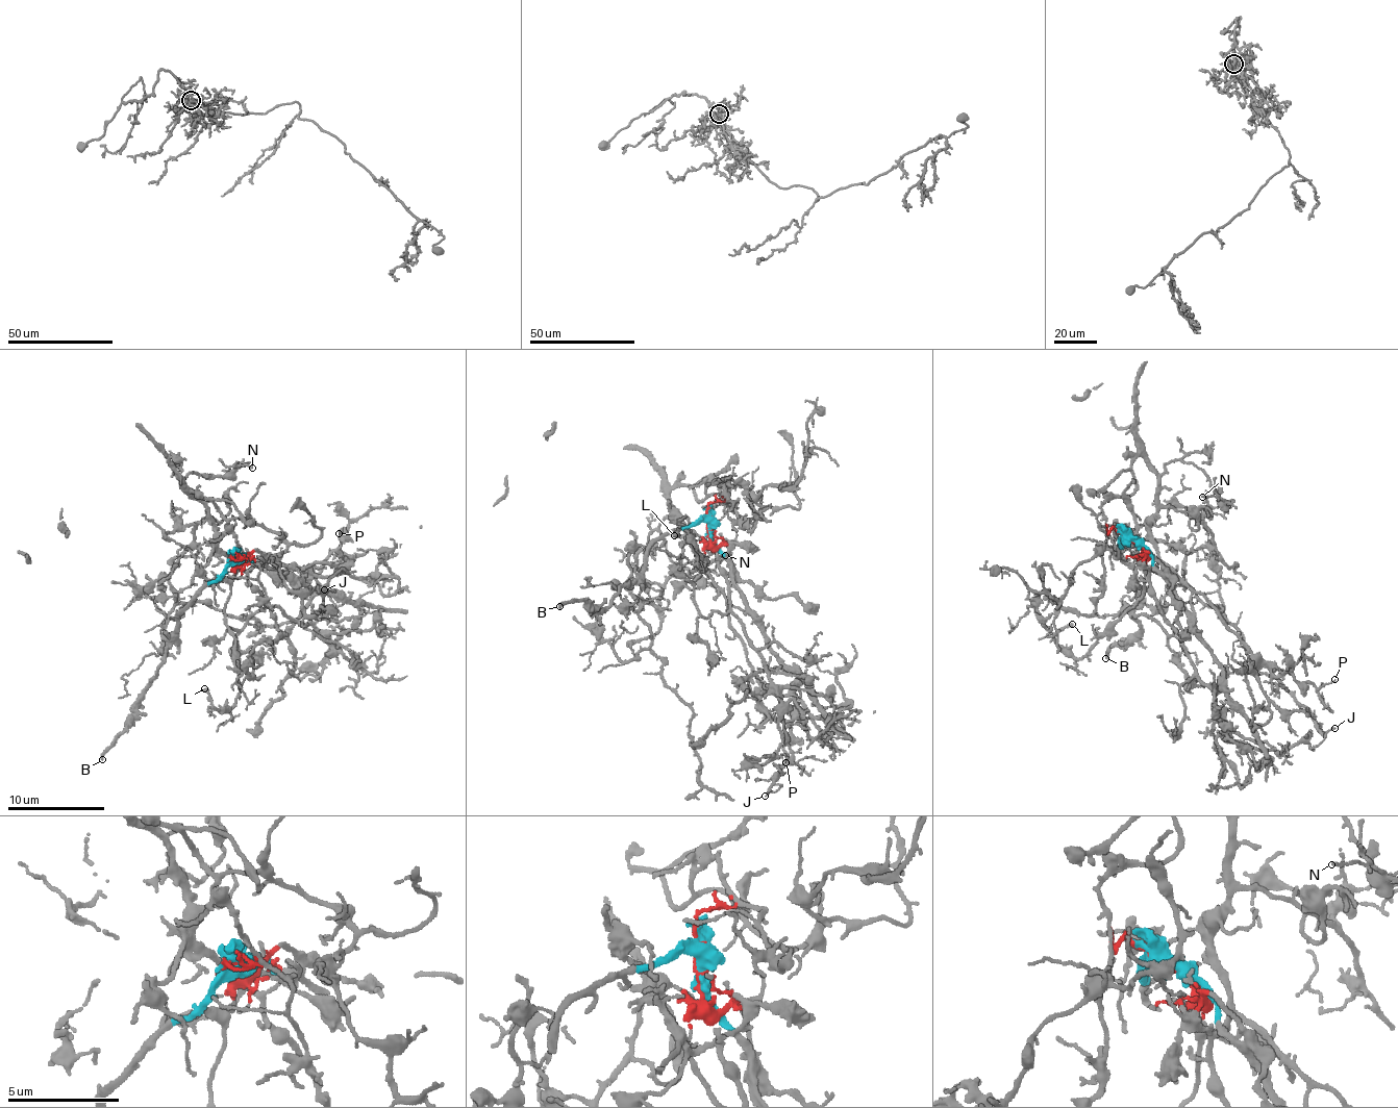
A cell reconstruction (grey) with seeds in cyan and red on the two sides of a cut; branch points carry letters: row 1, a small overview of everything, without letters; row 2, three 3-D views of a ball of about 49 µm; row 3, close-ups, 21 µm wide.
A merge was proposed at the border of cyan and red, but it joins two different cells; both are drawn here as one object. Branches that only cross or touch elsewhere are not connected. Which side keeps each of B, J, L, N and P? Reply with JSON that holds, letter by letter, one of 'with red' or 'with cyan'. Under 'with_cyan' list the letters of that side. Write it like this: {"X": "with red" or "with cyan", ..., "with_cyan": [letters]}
{"B": "with cyan", "J": "with red", "L": "with red", "N": "with red", "P": "with red", "with_cyan": ["B"]}

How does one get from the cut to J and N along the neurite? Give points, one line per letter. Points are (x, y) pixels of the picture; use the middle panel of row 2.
J: (708, 524), (705, 563), (715, 560), (728, 602), (782, 707), (791, 755), (777, 775), (779, 790), (766, 796)
N: (708, 524), (705, 561), (683, 520), (668, 519), (658, 526), (665, 550), (688, 575), (705, 579), (726, 554)

